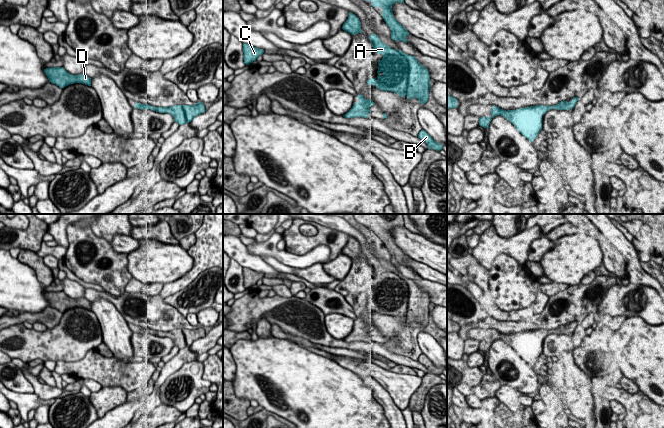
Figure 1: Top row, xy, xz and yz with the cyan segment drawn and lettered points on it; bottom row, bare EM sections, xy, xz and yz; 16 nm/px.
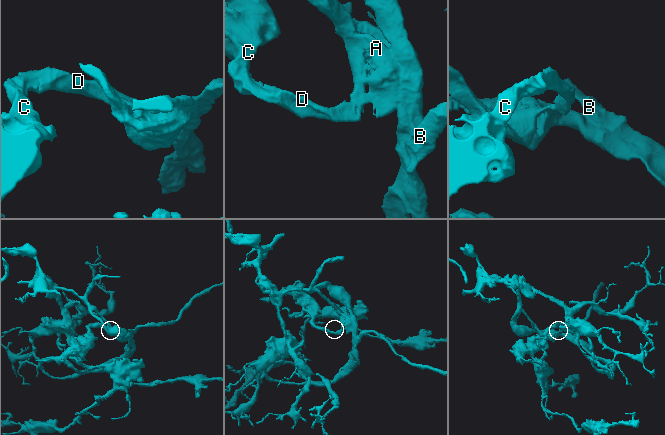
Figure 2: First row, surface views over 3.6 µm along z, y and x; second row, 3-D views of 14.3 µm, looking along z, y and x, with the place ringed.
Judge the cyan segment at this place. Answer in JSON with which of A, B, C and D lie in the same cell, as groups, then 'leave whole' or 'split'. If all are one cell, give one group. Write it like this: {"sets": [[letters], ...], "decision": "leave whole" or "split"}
{"sets": [["A", "B", "C", "D"]], "decision": "leave whole"}

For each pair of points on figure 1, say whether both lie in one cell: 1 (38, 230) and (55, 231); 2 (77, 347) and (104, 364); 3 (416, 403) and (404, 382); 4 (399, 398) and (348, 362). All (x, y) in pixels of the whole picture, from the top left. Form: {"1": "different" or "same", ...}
{"1": "different", "2": "different", "3": "different", "4": "same"}

